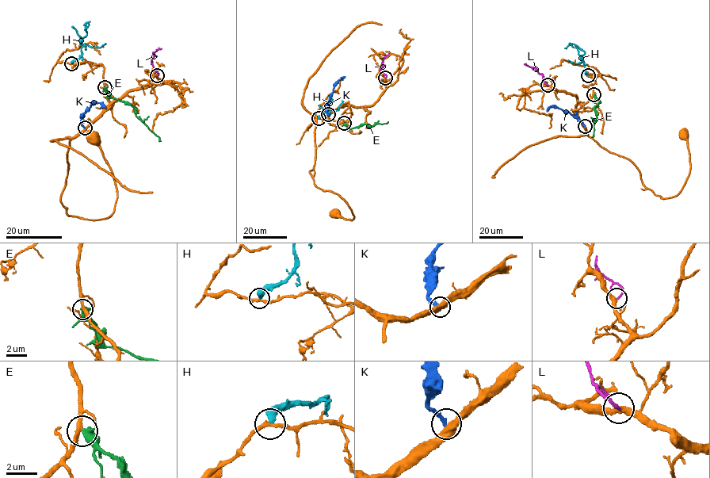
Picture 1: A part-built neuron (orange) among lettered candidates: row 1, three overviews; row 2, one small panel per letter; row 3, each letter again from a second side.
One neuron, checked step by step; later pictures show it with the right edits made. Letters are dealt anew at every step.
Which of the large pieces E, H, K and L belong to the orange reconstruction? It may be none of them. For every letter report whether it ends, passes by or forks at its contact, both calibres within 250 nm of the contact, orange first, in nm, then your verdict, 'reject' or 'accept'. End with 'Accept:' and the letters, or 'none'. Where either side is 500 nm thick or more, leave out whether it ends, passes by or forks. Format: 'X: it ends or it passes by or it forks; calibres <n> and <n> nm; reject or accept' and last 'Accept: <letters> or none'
E: calibres 280 and 550 nm; reject
H: it ends; calibres 240 and 380 nm; reject
K: calibres 550 and 260 nm; reject
L: it ends; calibres 340 and 190 nm; accept
Accept: L

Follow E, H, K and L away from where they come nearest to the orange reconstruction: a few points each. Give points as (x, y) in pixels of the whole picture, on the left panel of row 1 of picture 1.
E: (104, 87), (112, 97), (130, 104), (136, 116), (161, 141)
H: (72, 63), (81, 55), (82, 39), (86, 34), (85, 23), (87, 28)
K: (84, 128), (82, 116), (92, 103), (101, 103), (106, 108)
L: (157, 75), (158, 74), (151, 59), (154, 51), (162, 48)

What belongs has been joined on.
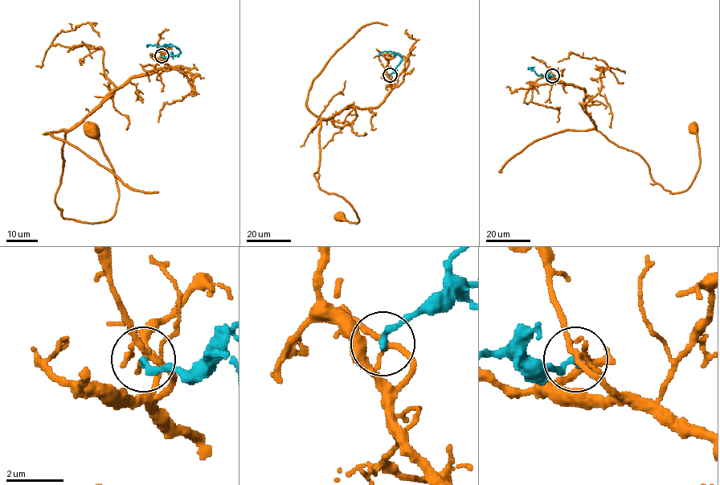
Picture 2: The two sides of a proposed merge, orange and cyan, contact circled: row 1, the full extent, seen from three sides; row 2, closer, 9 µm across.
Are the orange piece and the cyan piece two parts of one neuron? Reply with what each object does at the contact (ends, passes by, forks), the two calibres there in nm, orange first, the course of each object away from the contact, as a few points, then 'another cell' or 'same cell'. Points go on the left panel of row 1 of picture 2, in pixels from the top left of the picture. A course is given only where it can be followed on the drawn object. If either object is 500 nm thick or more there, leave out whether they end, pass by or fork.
orange passes by | cyan ends | 190/240 nm | orange via (161, 56), (166, 66), (130, 77), (65, 133), (55, 204), (63, 218), (105, 222), (119, 188), (90, 130) | cyan via (161, 56), (177, 55), (180, 51), (174, 46), (149, 44), (147, 47) | another cell

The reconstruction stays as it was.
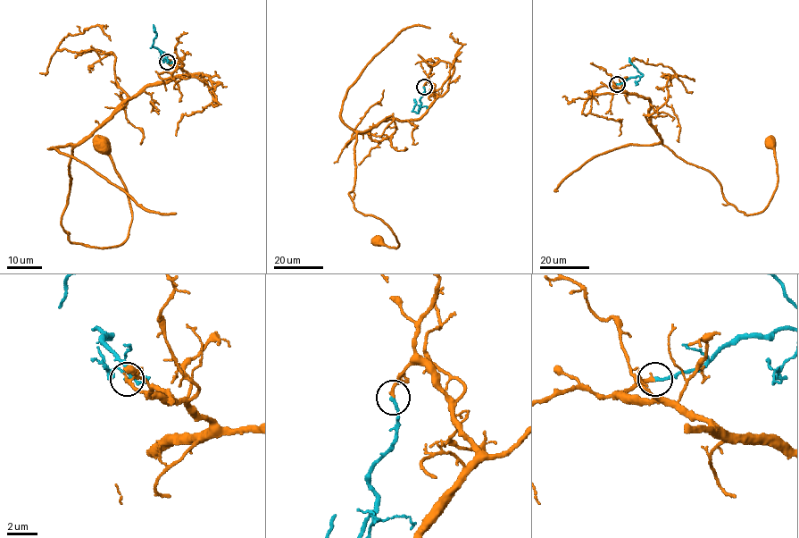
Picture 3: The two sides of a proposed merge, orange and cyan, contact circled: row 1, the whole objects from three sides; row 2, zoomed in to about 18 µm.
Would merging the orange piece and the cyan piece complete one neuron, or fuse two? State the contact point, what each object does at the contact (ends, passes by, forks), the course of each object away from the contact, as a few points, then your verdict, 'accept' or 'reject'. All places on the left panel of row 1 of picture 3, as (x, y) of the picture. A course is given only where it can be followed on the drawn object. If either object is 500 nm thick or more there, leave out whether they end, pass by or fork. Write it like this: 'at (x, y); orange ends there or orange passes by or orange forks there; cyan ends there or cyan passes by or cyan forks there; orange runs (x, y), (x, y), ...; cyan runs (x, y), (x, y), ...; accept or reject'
at (167, 62); orange passes by; cyan ends there; orange runs (168, 63), (186, 72), (145, 86), (72, 147), (62, 227), (70, 242), (117, 247), (132, 209), (100, 145); cyan runs (168, 63), (163, 53), (152, 46), (156, 33), (153, 25); accept

